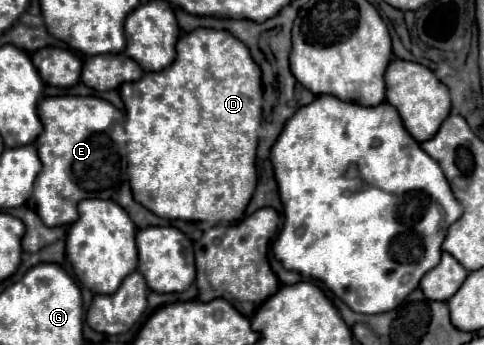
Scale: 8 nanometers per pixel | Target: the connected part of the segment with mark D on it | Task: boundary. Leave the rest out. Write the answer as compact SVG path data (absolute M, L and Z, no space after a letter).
M194 29L178 39L176 53L178 57L170 67L158 73L144 73L138 83L124 83L120 87L125 107L122 127L126 135L124 181L120 184L130 181L134 199L164 219L238 221L244 217L256 189L256 131L262 121L260 67L254 63L248 47L230 31Z

